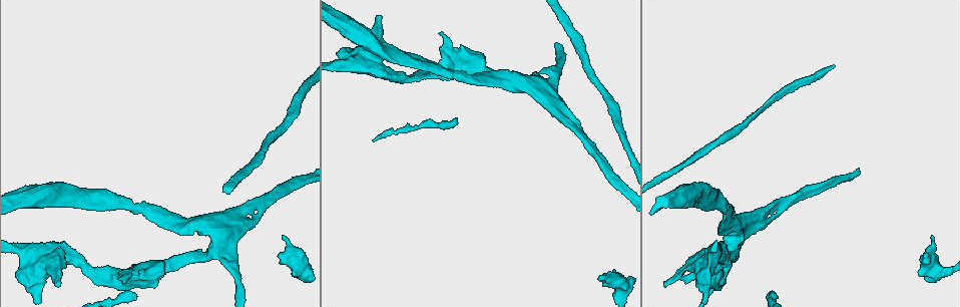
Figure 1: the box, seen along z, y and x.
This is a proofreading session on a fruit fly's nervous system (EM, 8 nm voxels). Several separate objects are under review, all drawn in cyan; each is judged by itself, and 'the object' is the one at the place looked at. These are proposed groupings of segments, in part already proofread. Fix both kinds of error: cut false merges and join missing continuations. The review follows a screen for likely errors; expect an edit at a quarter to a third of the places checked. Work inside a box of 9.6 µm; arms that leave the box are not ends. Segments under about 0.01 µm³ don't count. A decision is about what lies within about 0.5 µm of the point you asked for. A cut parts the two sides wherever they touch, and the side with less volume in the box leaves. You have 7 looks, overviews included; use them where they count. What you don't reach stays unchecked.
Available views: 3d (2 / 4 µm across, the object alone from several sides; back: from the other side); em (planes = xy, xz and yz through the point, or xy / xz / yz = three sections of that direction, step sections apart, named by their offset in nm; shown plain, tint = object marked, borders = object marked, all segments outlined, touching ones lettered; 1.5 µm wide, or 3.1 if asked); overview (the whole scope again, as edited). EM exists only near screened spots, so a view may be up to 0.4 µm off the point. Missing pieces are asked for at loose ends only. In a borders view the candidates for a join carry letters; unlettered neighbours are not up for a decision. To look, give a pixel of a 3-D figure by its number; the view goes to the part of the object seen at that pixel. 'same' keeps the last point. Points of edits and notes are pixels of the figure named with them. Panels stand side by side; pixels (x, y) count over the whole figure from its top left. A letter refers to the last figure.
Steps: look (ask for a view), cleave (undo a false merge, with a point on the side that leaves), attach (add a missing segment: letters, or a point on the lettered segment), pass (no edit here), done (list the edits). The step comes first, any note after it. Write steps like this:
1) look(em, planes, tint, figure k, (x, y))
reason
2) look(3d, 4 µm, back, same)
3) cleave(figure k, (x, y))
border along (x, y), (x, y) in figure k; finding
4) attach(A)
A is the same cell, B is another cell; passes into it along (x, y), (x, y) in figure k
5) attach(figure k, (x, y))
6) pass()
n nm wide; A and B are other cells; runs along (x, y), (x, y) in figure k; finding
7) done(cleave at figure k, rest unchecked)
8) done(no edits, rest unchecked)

look(3d, 2 µm, back, figure 1, (380, 15))
free end

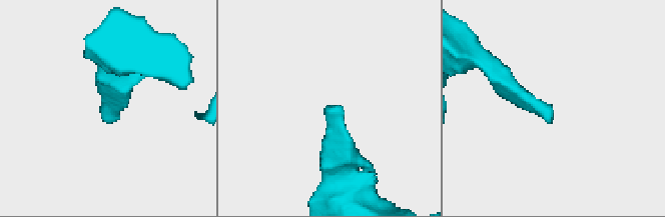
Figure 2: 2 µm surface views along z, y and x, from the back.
look(em, xy, step 4, tint, figure 2, (104, 120))
need the tissue

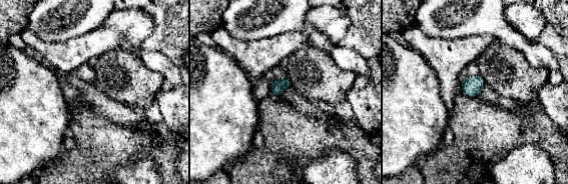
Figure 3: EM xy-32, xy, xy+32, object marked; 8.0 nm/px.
look(em, xy, step 4, borders, same)
see the neighbours

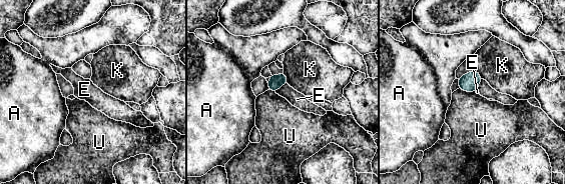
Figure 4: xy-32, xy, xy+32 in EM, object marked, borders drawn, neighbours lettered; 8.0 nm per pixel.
pass()
A, E, K and U are other cells; border along (287, 83), (284, 83), (274, 91) in figure 4; no lettered segment goes on from it

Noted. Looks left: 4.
look(3d, 2 µm, figure 1, (600, 280))
free end

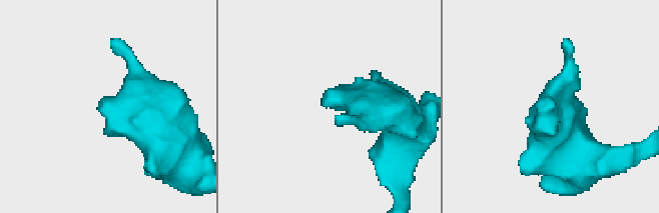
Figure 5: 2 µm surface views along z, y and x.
look(em, yz, step 4, borders, figure 5, (324, 101))

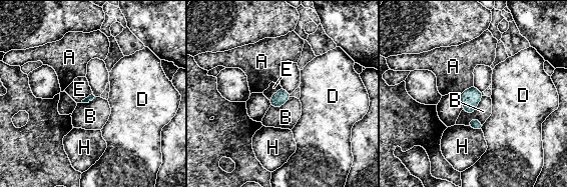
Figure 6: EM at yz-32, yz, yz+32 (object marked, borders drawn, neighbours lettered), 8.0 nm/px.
pass()
B touches over 200 nm; A, B, D, E and H are other cells; border along (281, 87), (268, 99) in figure 6; no lettered segment goes on from it

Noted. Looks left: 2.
done(no edits, rest unchecked)

